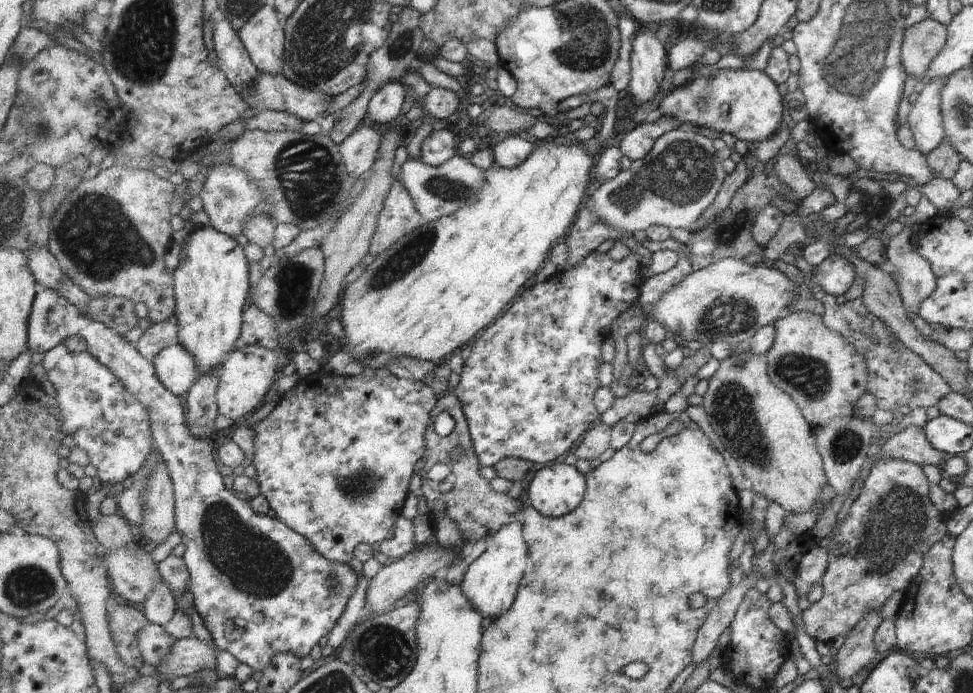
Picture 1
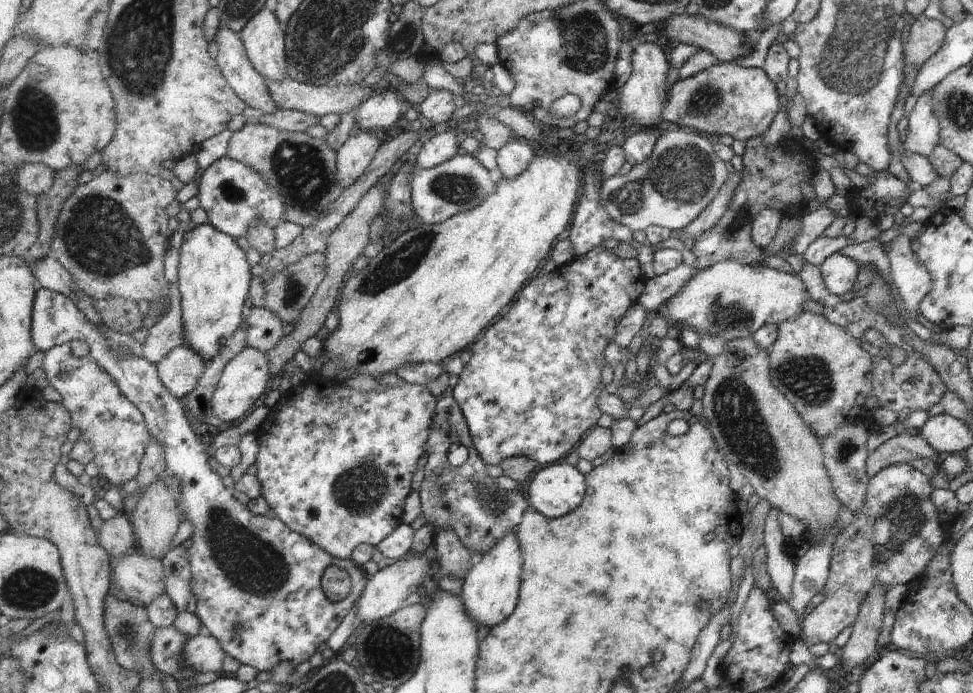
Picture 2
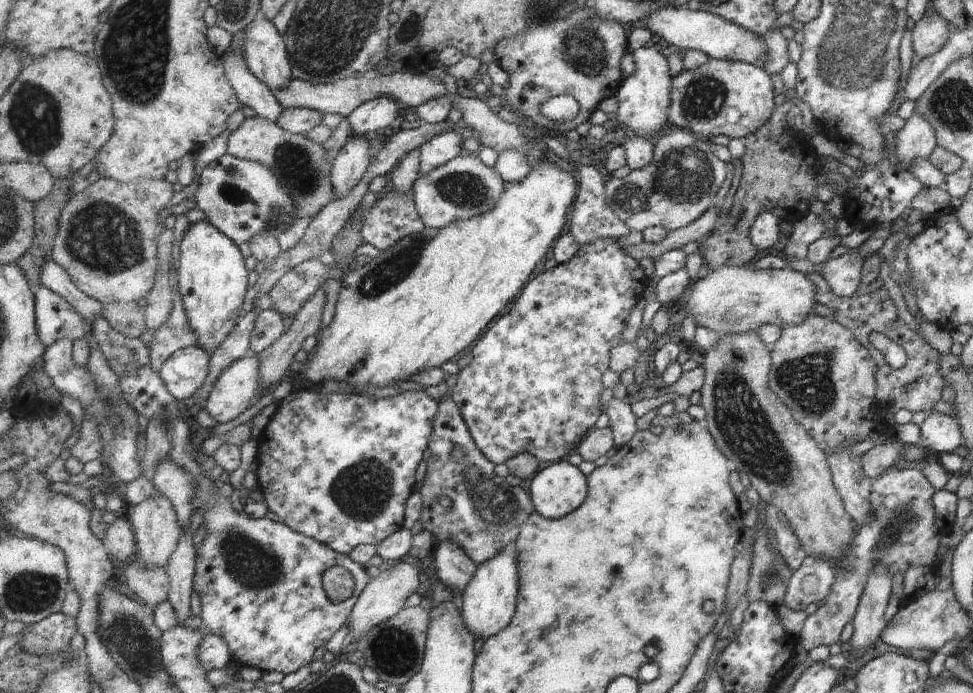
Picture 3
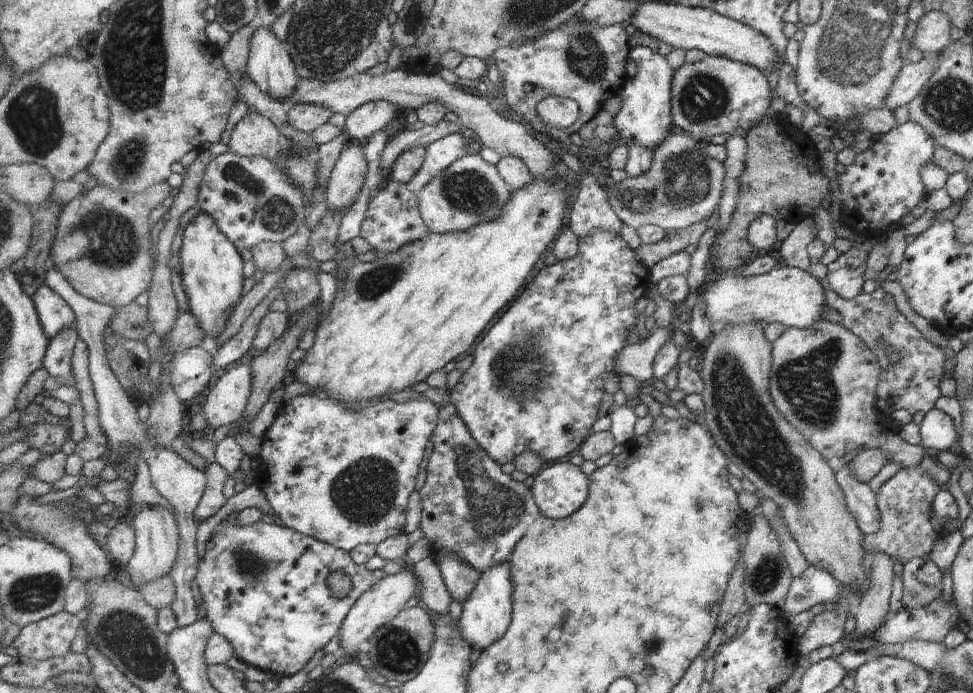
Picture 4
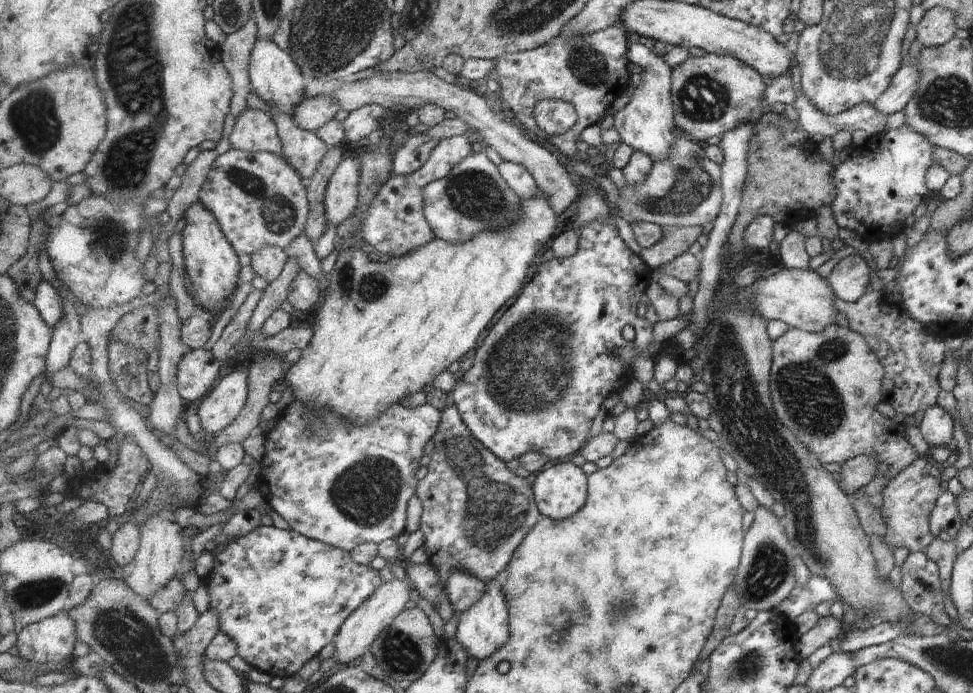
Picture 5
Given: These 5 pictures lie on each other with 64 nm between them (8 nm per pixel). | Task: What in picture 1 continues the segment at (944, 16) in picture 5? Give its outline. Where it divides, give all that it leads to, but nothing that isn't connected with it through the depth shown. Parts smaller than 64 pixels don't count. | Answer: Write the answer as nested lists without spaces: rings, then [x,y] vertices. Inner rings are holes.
[[[926,17],[905,29],[902,36],[903,39],[900,45],[898,60],[906,76],[913,77],[919,84],[919,81],[921,81],[928,72],[928,67],[933,61],[933,58],[936,58],[937,54],[940,54],[945,45],[947,39],[946,26],[942,26],[939,22]]]

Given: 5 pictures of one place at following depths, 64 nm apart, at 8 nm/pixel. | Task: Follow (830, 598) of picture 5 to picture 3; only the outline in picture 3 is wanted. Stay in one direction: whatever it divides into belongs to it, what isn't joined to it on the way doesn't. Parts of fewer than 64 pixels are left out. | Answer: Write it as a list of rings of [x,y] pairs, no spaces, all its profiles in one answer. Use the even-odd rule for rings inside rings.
[[[806,556],[801,566],[795,569],[787,580],[783,597],[784,605],[792,611],[809,611],[818,600],[824,599],[829,594],[833,582],[835,582],[834,574],[823,558]]]

